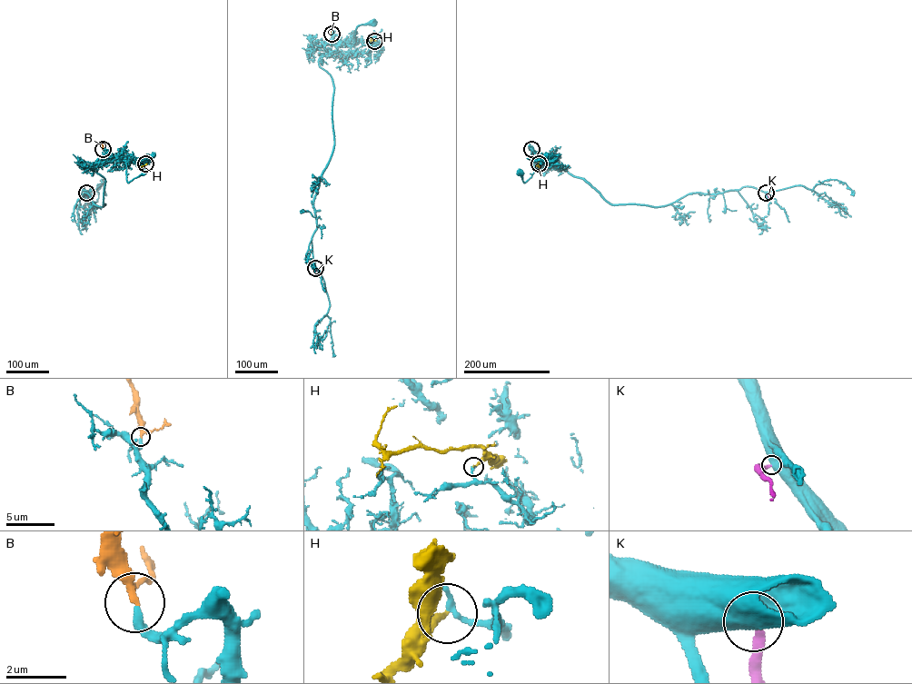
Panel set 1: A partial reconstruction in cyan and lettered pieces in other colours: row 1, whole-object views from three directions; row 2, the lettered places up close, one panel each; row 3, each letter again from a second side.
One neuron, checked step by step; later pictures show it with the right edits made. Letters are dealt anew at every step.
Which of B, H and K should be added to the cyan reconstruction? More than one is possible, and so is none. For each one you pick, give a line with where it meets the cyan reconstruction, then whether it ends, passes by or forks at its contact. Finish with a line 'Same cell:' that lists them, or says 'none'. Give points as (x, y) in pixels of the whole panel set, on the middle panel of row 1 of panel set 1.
B: Touches cyan at (332, 34). It passes by
K: Touches cyan at (315, 268). It ends there
Same cell: B, K

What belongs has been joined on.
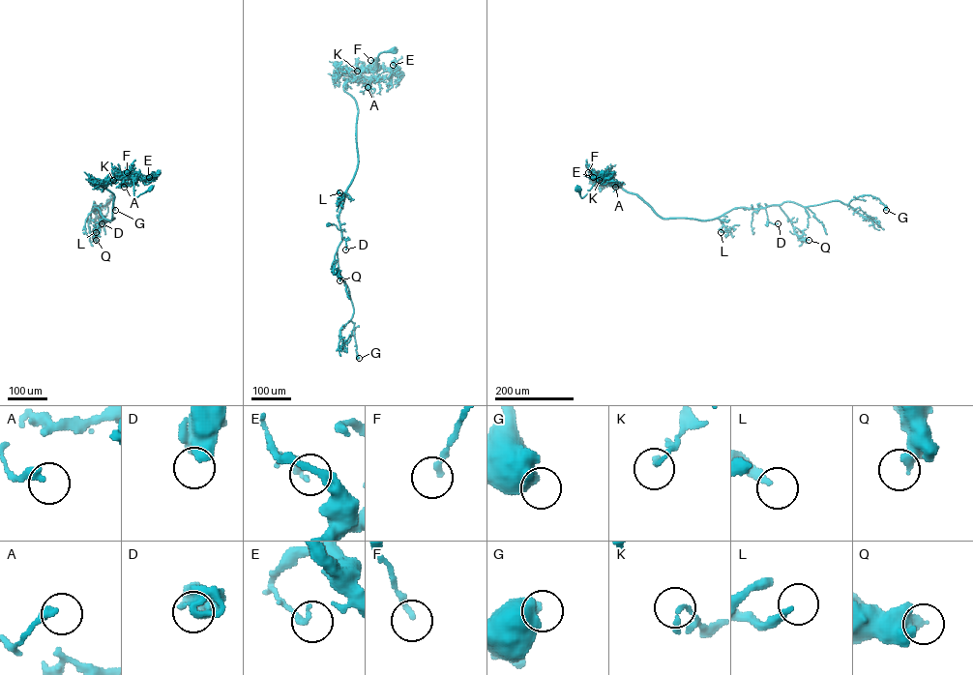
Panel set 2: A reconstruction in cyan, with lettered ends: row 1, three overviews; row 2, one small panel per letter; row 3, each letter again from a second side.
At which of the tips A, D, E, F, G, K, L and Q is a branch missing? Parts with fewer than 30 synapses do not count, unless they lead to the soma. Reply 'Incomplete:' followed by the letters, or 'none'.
Incomplete: none

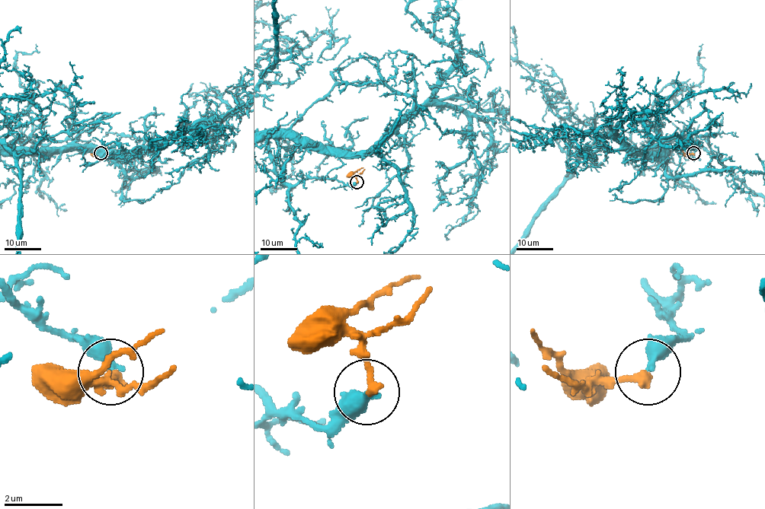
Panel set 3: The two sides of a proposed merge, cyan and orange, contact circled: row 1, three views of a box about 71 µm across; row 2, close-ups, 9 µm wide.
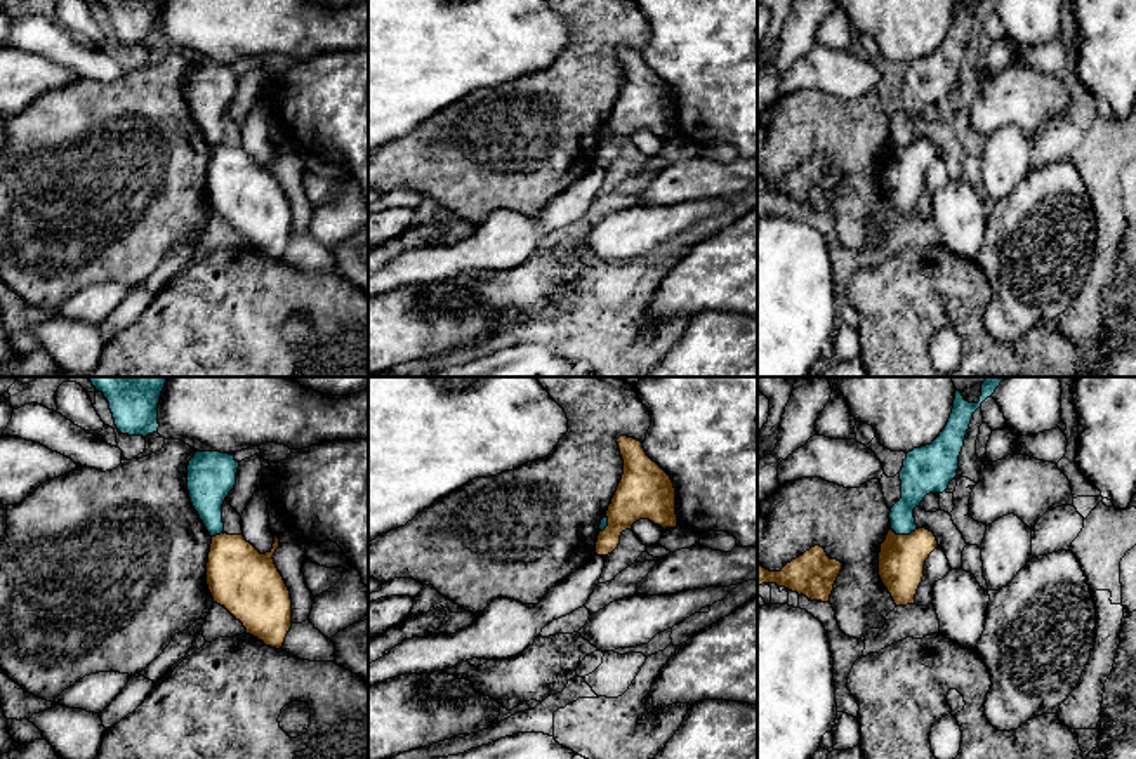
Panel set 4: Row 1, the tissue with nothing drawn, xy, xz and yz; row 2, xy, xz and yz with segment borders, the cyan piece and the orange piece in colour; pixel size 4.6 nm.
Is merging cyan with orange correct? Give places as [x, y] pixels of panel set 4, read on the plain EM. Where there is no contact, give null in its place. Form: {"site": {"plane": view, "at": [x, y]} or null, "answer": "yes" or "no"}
{"site": {"plane": "yz", "at": [904, 145]}, "answer": "no"}

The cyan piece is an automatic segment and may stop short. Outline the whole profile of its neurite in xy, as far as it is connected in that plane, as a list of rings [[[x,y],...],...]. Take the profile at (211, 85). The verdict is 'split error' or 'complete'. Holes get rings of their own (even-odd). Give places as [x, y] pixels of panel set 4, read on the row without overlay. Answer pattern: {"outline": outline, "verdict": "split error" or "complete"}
{"outline": [[[196,63],[188,76],[188,102],[210,148],[224,144],[222,115],[236,96],[240,73],[221,63]]], "verdict": "complete"}

